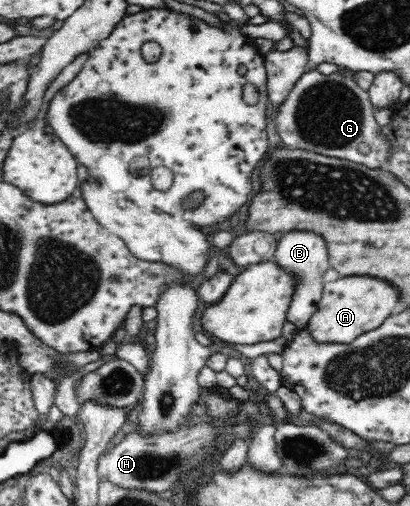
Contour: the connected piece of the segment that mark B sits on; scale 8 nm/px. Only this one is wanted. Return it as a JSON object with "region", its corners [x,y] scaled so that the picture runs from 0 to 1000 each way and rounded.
{"region":[[[710,457],[688,462],[663,508],[666,520],[698,534],[717,553],[717,579],[698,615],[698,634],[734,650],[771,615],[788,577],[790,542],[807,532],[795,502],[795,478],[766,458]]]}

